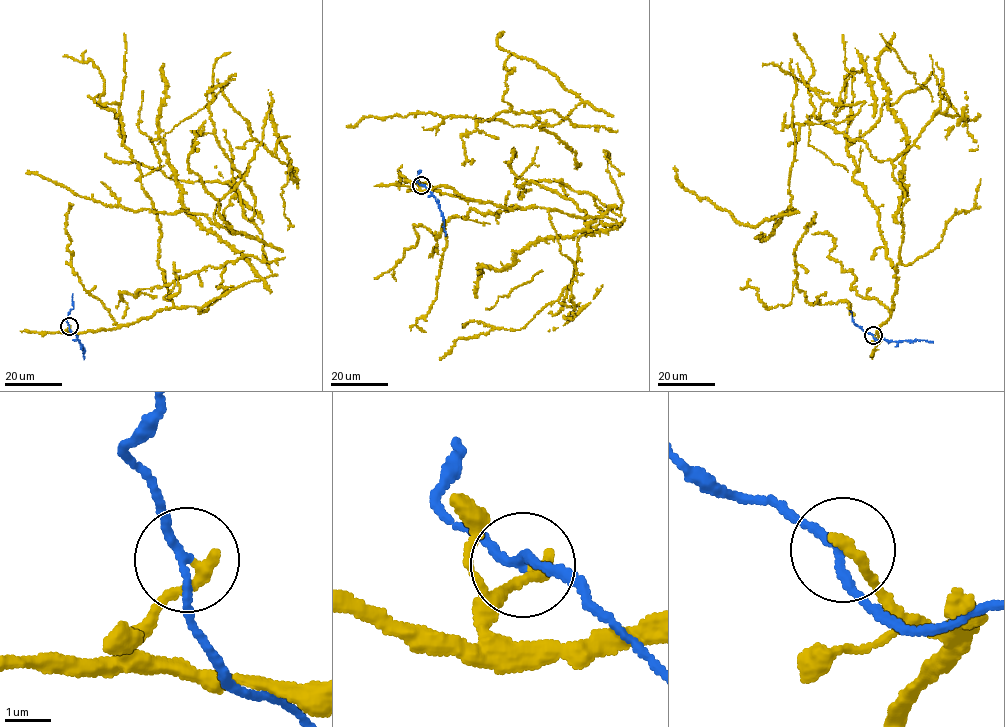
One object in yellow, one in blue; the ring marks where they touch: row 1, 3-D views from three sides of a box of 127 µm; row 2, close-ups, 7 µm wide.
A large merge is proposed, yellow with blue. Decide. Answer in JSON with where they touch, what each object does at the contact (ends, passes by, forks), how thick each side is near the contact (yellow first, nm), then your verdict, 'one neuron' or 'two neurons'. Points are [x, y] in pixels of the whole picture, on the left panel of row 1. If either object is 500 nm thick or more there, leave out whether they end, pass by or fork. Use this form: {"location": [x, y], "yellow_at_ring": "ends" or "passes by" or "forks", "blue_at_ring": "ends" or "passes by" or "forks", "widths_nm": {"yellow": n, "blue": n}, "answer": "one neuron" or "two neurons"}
{"location": [69, 326], "yellow_at_ring": "ends", "blue_at_ring": "passes by", "widths_nm": {"yellow": 280, "blue": 160}, "answer": "two neurons"}

